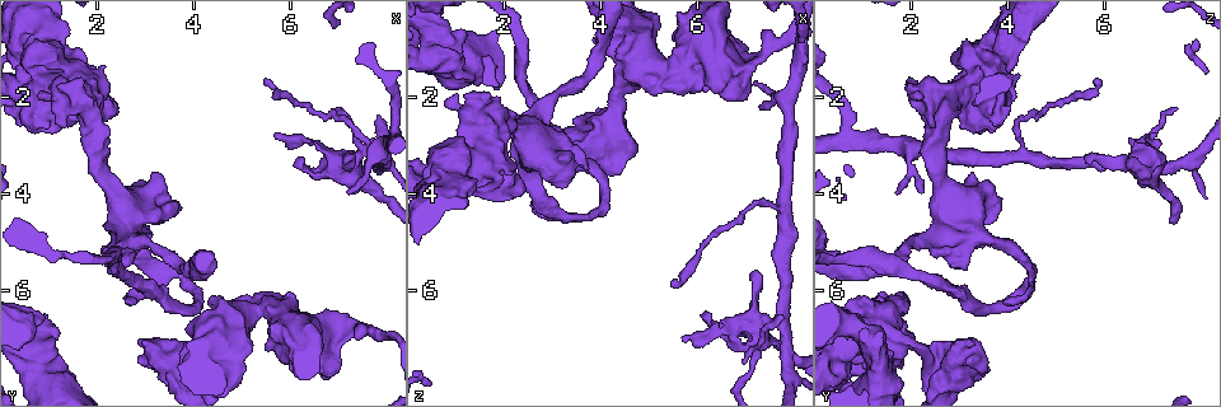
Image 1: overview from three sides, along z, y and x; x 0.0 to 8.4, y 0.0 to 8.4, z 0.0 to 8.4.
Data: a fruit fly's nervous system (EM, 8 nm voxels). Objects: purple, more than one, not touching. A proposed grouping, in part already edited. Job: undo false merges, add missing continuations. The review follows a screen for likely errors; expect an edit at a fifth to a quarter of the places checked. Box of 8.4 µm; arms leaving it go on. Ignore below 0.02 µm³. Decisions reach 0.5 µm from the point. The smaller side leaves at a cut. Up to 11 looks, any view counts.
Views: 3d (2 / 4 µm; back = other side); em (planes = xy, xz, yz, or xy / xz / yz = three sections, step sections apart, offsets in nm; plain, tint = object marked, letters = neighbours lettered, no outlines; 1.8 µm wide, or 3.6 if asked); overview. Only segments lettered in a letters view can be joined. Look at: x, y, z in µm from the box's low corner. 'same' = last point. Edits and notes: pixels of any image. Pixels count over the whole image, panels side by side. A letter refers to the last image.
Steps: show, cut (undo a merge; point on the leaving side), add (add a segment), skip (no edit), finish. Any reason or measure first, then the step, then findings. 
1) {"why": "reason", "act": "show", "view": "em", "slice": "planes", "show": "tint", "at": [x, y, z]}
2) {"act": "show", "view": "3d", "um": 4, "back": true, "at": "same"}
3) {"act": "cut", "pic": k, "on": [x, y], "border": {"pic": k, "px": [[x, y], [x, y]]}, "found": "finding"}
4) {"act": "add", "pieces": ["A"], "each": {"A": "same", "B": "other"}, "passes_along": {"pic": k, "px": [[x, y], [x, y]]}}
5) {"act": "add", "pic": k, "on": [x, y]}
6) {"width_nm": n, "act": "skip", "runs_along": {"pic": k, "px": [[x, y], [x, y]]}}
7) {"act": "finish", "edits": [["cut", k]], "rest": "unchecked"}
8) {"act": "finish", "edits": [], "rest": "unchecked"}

{"why": "tapers out", "act": "show", "view": "3d", "um": 2, "at": [5.65, 2.70, 7.05]}

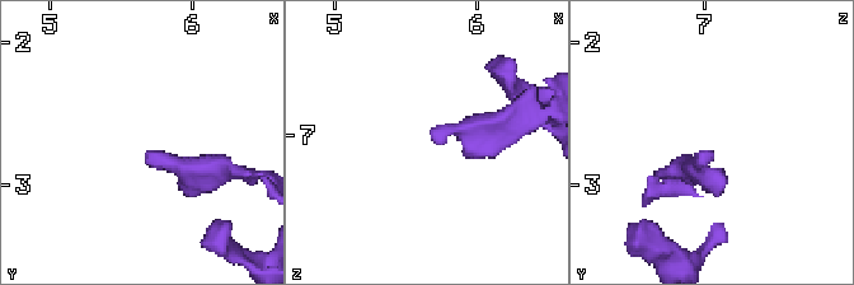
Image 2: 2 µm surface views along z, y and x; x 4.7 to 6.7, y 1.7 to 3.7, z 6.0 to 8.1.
{"act": "show", "view": "em", "slice": "planes", "show": "letters", "at": [5.68, 2.76, 7.04]}

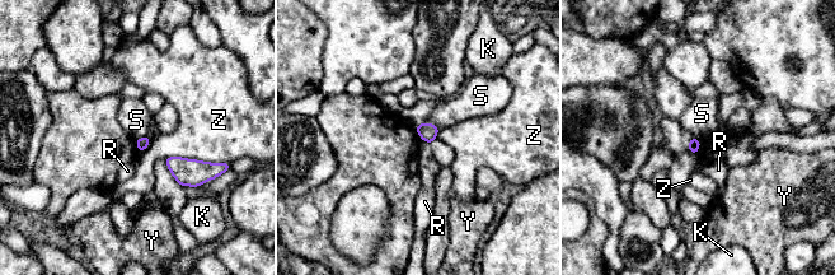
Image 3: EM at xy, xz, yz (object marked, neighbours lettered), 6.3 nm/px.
{"longest_contact_nm": ["Z", 360], "act": "skip", "each": {"K": "other", "R": "other", "S": "other", "Y": "other", "Z": "other"}, "border": {"pic": 3, "px": [[421, 122], [432, 122], [440, 129]]}, "found": "no lettered segment goes on from it"}

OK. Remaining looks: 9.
{"why": "arms part here", "act": "show", "view": "em", "um": 3.6, "slice": "planes", "show": "letters", "at": [3.30, 5.60, 4.55]}

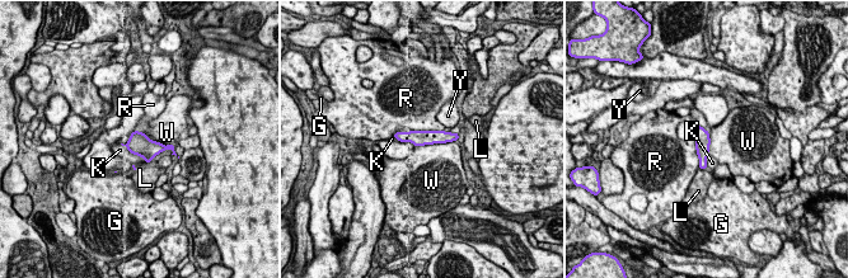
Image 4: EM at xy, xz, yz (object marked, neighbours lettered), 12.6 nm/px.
{"act": "skip", "each": {"G": "other", "K": "other", "L": "other", "R": "other", "W": "other", "Y": "other"}, "border": {"pic": 4, "px": [[457, 140], [415, 146]]}, "found": "continuous, no second neuron"}

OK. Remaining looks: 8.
{"why": "stops while still wide", "act": "show", "view": "em", "slice": "planes", "show": "letters", "at": [1.25, 6.95, 0.70]}

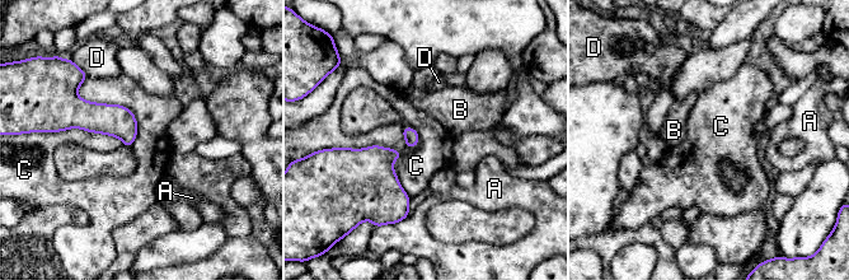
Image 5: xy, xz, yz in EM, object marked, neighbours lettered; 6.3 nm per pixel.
{"longest_contact_nm": ["C", 550], "act": "skip", "each": {"A": "other", "B": "other", "C": "other", "D": "other"}, "border": {"pic": 5, "px": [[87, 75], [131, 146]]}, "found": "none of them fits"}

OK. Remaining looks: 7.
{"why": "a narrow waist", "act": "show", "view": "3d", "um": 2, "at": [3.25, 5.20, 1.90]}

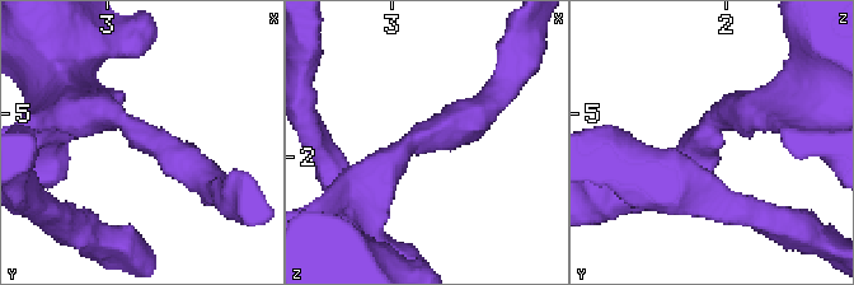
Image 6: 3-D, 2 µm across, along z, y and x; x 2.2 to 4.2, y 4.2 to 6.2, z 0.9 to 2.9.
{"act": "show", "view": "em", "slice": "planes", "show": "letters", "at": [3.18, 5.16, 1.88]}

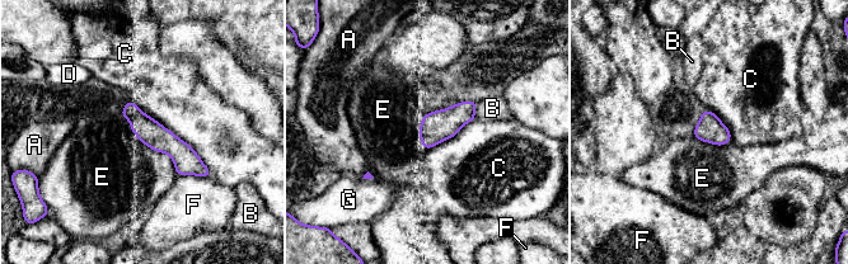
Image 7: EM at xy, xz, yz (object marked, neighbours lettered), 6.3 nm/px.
{"act": "skip", "each": {"A": "other", "B": "other", "C": "other", "D": "other", "E": "other", "F": "other", "G": "other"}, "runs_along": {"pic": 7, "px": [[129, 105], [155, 136], [206, 173]]}, "found": "all the same neuron"}

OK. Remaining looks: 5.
{"why": "stops while still wide", "act": "show", "view": "em", "slice": "xz", "step": 16, "show": "letters", "at": [2.85, 7.40, 3.15]}

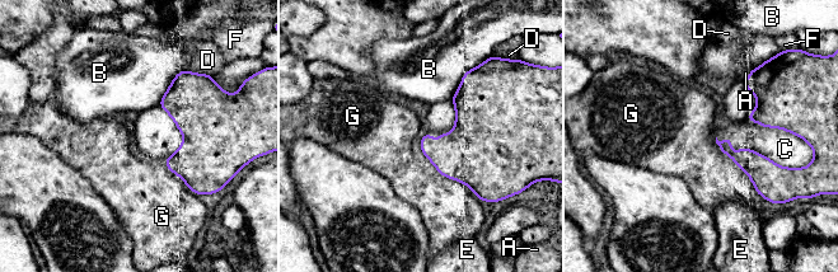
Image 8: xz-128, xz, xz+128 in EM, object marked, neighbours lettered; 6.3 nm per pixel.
{"why": "cut it another way", "act": "show", "view": "em", "slice": "xy", "step": 4, "show": "letters", "at": "same"}

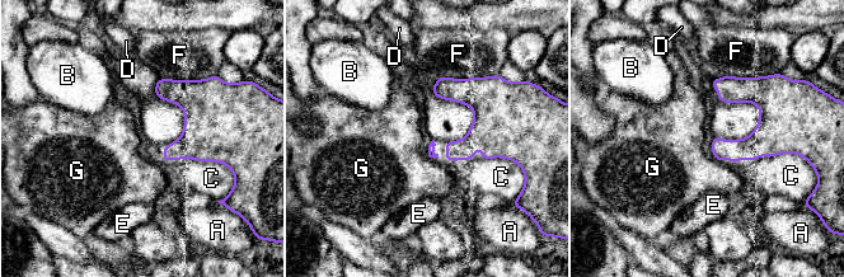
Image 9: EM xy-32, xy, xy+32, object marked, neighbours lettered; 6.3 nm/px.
{"longest_contact_nm": ["F", 300], "act": "skip", "each": {"A": "other", "B": "other", "C": "other", "D": "other", "E": "other", "F": "other", "G": "other"}, "found": "none of them fits"}

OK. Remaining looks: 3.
{"act": "finish", "edits": [], "rest": "unchecked"}

